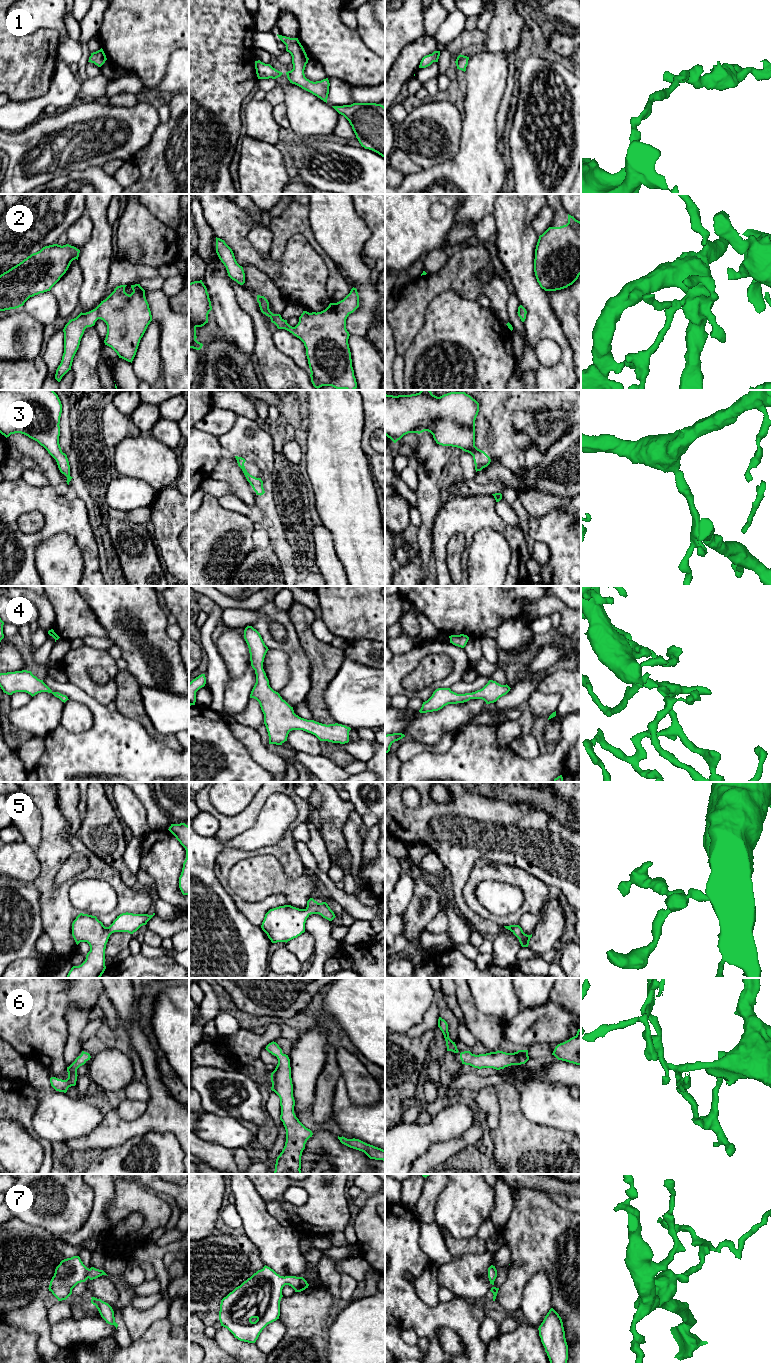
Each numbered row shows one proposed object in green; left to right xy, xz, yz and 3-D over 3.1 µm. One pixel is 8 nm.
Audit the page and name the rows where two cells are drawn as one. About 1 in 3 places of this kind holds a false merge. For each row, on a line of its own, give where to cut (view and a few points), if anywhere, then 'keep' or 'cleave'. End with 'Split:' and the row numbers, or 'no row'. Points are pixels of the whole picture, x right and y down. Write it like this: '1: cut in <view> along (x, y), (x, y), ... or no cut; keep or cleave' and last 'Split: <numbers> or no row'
1: no cut; keep
2: no cut; keep
3: no cut; keep
4: no cut; keep
5: no cut; keep
6: no cut; keep
7: no cut; keep
Split: no row

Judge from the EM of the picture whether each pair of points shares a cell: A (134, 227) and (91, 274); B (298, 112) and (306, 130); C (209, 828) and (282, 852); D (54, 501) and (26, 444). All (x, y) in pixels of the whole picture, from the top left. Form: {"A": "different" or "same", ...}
{"A": "different", "B": "same", "C": "different", "D": "different"}

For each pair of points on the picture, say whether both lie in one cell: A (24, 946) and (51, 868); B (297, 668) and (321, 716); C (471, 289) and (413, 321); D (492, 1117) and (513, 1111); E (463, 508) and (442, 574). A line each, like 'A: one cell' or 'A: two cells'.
A: two cells
B: two cells
C: one cell
D: two cells
E: one cell

